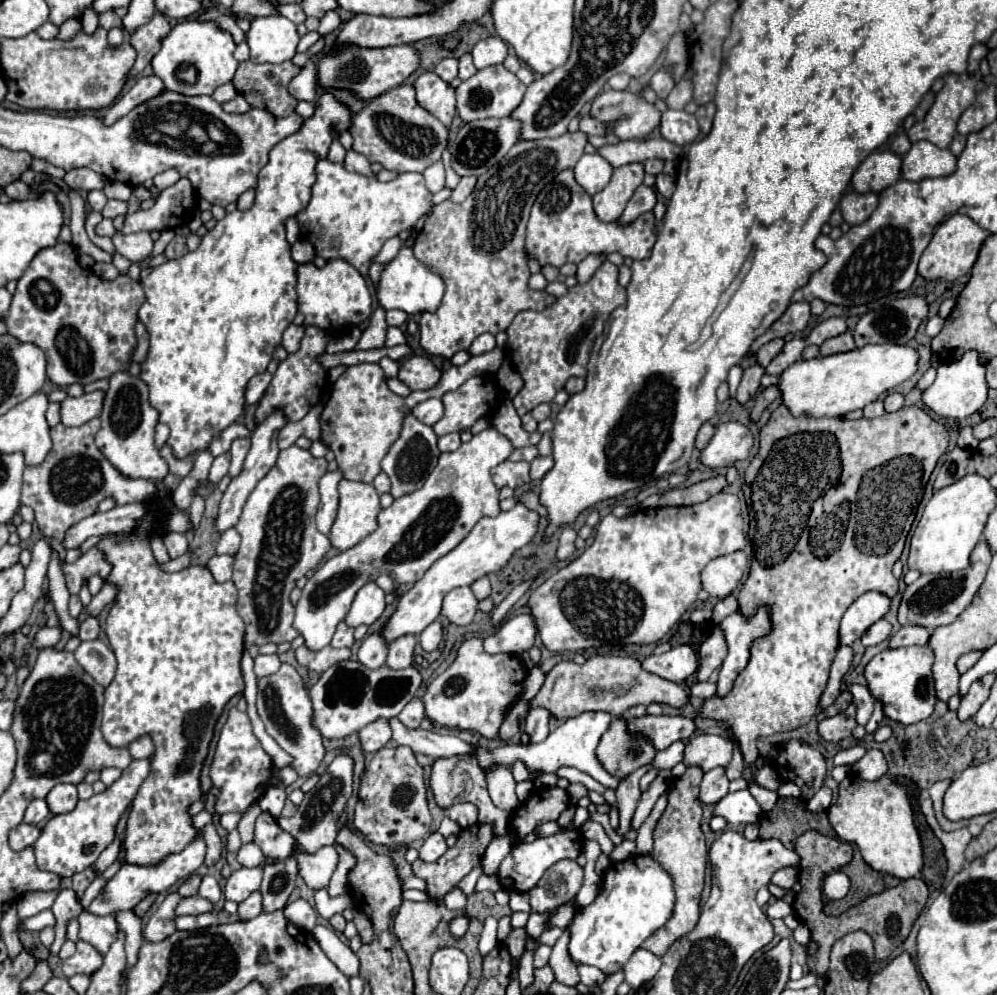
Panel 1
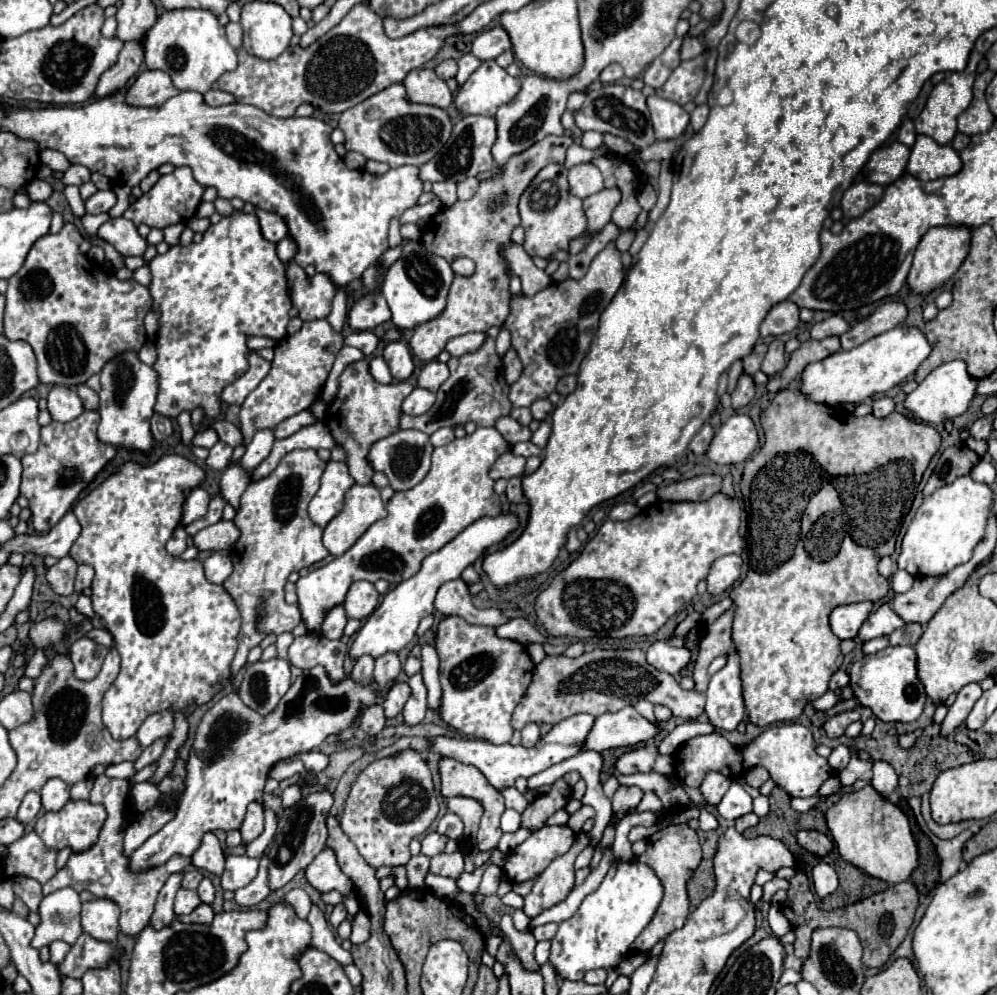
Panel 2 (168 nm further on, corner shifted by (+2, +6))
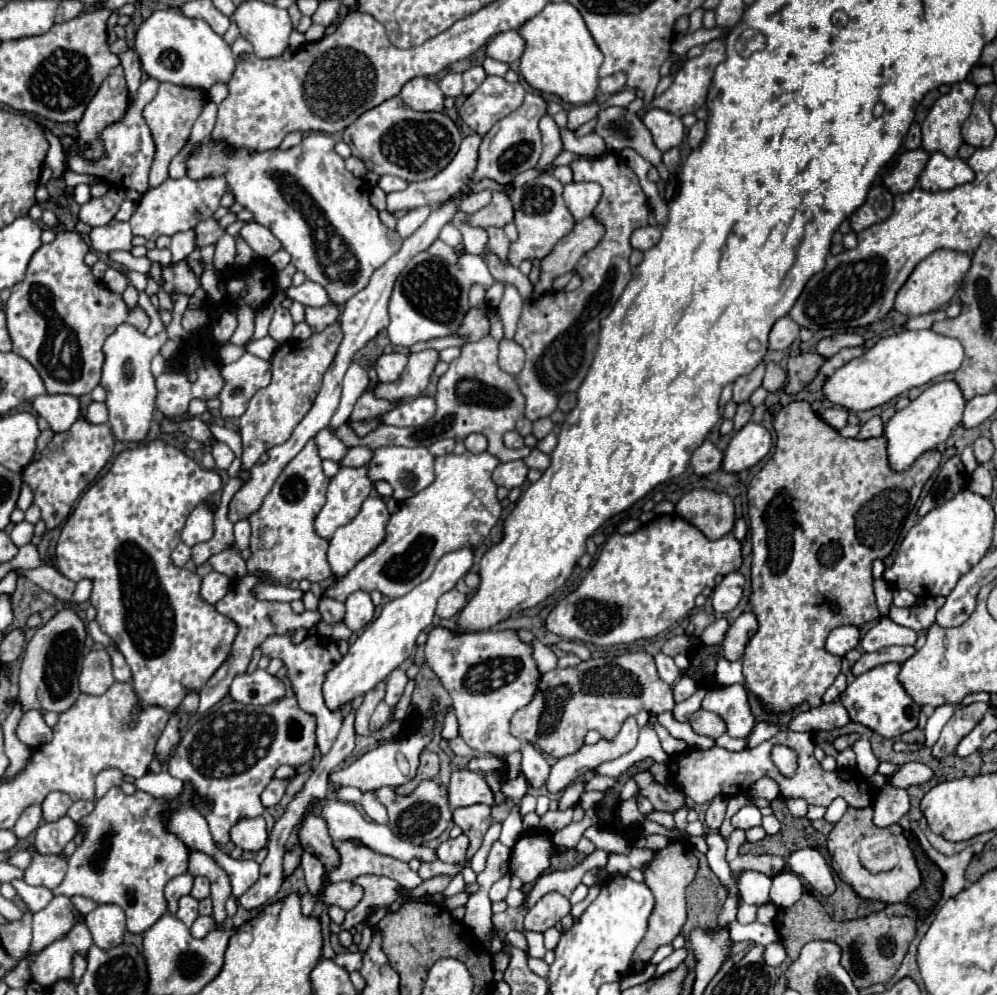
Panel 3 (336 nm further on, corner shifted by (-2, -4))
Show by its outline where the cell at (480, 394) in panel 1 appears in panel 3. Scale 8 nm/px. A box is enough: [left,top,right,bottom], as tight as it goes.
[330,335,524,461]

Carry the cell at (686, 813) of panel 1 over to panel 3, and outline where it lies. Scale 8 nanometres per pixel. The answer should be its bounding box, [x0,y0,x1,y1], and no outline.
[632,841,698,973]

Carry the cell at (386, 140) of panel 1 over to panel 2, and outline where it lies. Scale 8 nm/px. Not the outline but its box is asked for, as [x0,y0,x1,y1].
[338,83,452,167]

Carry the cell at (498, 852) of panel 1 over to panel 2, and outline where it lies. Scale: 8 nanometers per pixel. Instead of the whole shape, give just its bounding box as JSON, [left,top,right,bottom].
[478,863,502,895]

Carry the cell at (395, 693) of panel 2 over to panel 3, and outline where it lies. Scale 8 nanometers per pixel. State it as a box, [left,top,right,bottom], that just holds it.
[384,667,408,707]

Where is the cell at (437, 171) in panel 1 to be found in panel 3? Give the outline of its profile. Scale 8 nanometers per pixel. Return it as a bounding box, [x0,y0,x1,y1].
[396,207,430,239]

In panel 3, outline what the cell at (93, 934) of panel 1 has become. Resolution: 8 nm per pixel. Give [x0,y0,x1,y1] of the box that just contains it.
[84,905,126,949]

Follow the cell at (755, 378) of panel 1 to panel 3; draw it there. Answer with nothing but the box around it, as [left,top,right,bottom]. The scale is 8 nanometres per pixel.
[734,403,752,431]

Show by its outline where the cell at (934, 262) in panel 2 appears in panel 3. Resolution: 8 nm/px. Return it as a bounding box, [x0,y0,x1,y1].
[894,249,970,317]

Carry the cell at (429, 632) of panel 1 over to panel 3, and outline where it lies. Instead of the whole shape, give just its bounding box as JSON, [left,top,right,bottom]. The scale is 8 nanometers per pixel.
[442,711,458,739]

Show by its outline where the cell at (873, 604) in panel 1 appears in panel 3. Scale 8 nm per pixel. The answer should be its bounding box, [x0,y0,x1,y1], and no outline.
[824,625,860,657]

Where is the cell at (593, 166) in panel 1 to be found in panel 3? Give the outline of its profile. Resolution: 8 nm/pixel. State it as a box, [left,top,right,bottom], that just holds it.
[564,183,602,223]

